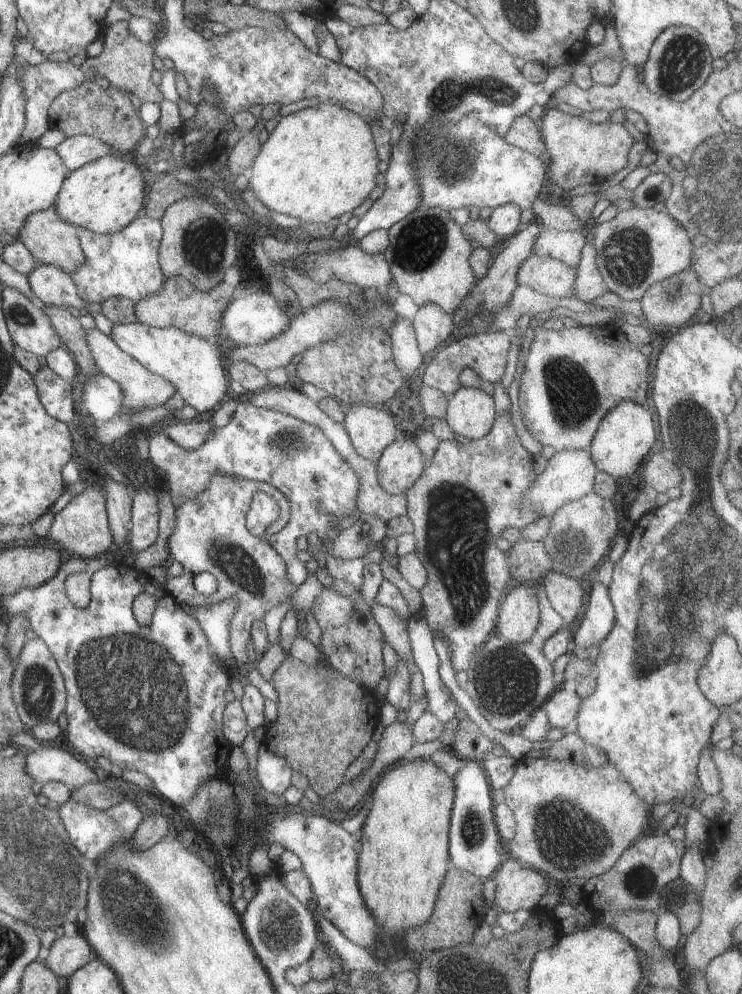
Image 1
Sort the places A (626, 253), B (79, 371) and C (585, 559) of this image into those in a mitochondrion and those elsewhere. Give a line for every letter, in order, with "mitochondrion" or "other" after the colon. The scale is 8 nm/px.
A: mitochondrion
B: other
C: mitochondrion

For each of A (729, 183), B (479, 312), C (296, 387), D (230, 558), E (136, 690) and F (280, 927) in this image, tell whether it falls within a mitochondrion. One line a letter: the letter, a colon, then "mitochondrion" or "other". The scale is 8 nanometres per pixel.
A: mitochondrion
B: other
C: other
D: mitochondrion
E: mitochondrion
F: mitochondrion

